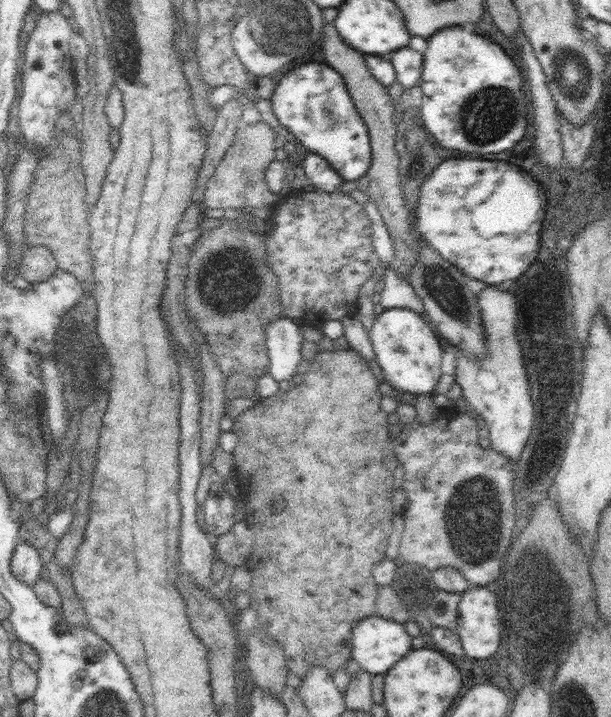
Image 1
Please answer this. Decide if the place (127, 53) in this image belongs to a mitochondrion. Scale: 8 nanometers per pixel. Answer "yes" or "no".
yes

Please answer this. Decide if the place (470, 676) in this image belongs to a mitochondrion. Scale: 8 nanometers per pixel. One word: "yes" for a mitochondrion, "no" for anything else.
no

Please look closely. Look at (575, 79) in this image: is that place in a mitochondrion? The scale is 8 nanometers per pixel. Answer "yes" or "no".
yes

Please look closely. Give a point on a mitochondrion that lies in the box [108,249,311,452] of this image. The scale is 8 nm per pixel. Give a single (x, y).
(216, 292)

